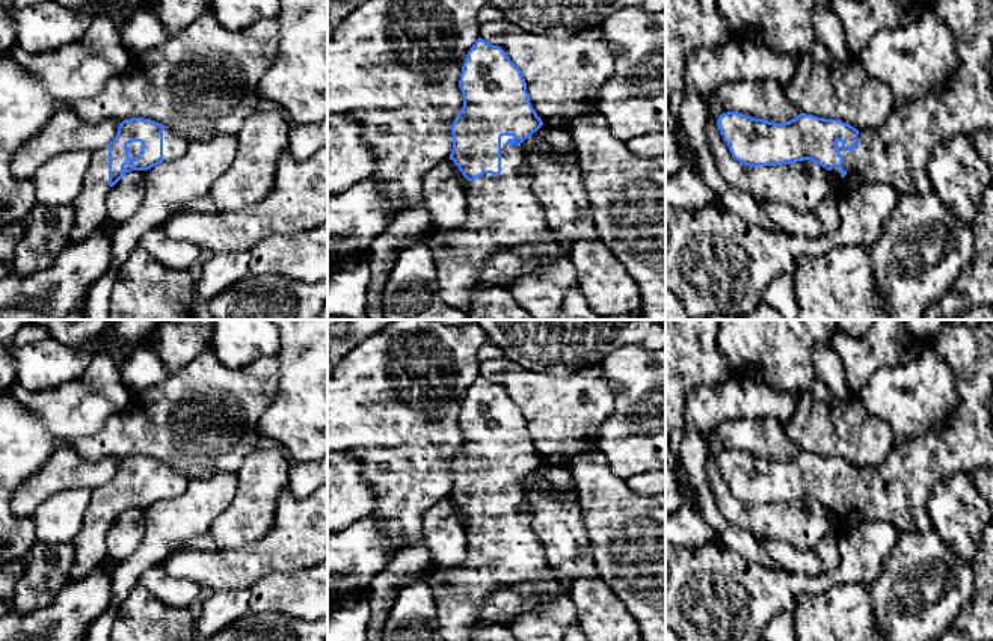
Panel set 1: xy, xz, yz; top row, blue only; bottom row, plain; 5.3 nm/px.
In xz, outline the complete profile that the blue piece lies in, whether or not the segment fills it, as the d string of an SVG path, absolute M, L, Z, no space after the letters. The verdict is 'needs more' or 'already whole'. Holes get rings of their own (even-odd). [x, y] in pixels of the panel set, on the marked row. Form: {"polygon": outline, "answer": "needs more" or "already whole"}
{"polygon": "M478 38L466 54L459 87L463 95L462 112L451 124L453 149L450 160L469 181L466 190L466 219L457 229L433 228L426 238L436 268L441 299L466 311L471 305L475 276L489 255L516 247L551 229L545 211L531 189L531 173L521 143L536 133L542 119L533 109L521 69L507 53Z", "answer": "needs more"}

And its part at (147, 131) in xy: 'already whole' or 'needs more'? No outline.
needs more

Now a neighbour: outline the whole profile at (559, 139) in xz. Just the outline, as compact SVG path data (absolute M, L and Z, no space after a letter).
M542 125L537 130L537 136L549 146L555 155L575 152L573 139L566 127L548 127Z

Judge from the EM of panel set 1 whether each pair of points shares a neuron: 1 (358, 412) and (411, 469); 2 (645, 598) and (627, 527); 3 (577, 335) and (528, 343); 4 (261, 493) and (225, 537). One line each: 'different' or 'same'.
1: same
2: same
3: same
4: same

